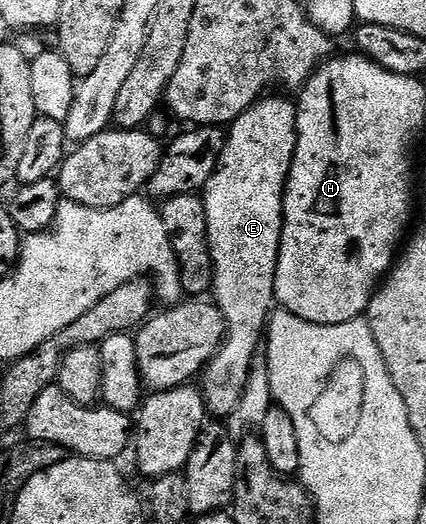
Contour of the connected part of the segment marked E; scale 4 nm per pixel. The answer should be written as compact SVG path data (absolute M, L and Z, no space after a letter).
M271 95L262 97L227 128L216 171L202 192L214 265L211 294L228 330L218 353L202 372L204 400L216 417L234 413L274 310L274 281L284 228L284 187L296 152L297 104Z

